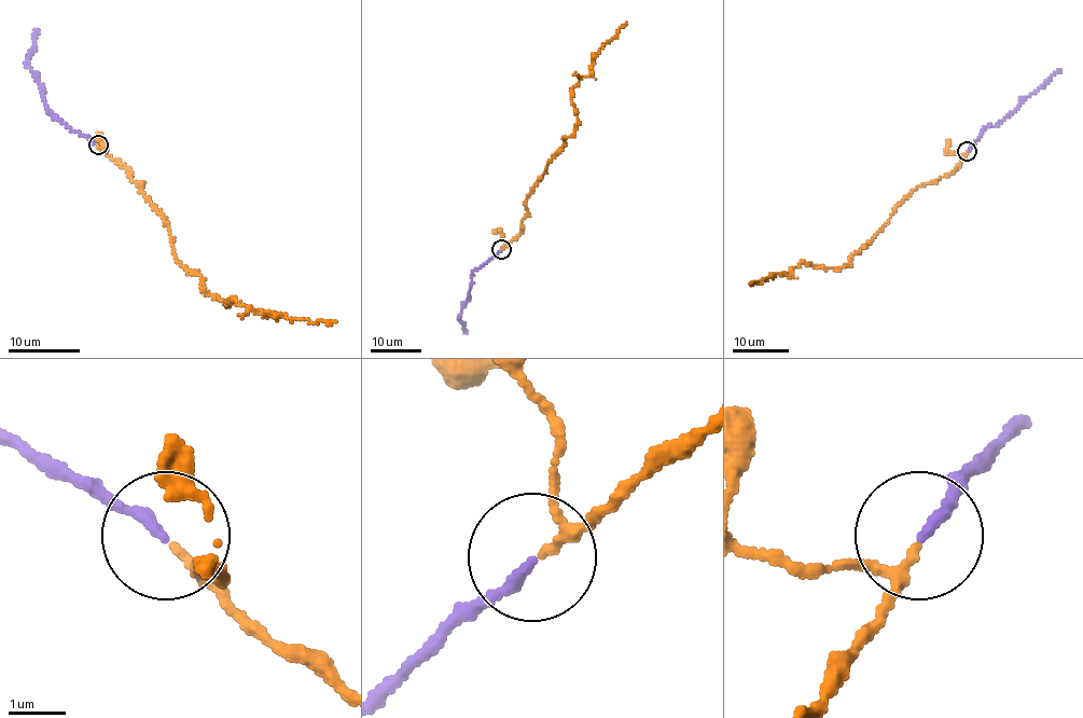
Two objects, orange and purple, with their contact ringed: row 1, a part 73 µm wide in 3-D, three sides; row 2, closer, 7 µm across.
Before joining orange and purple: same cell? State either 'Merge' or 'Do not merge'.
Merge

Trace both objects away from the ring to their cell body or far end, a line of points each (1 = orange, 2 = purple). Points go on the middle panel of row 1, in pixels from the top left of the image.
1: (501, 248), (523, 231), (531, 190), (574, 134), (572, 87), (593, 73), (593, 59), (627, 23)
2: (501, 248), (472, 272), (472, 285), (459, 319), (466, 332)

